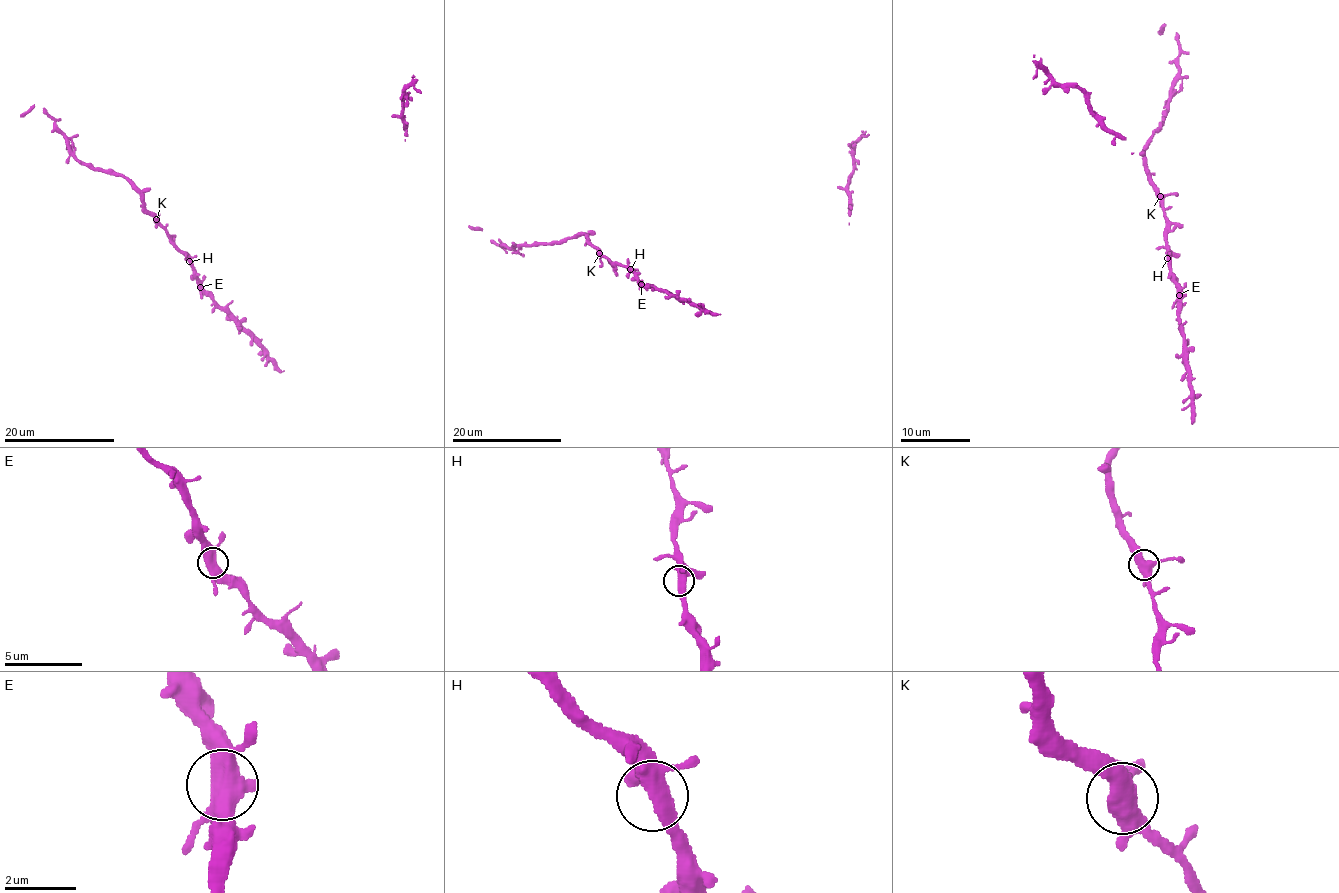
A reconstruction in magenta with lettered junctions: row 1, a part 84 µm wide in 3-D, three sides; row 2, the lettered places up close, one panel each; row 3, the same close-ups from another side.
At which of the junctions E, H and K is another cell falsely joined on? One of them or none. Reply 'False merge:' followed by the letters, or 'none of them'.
False merge: none of them

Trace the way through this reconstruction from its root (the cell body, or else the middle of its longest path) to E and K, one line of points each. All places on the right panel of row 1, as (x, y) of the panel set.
E: (1169, 253), (1171, 279), (1179, 295)
K: (1169, 253), (1165, 208), (1160, 196)

